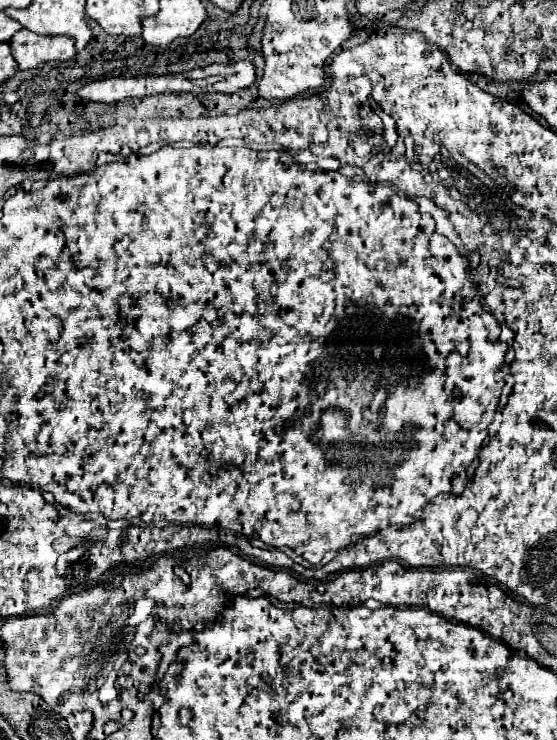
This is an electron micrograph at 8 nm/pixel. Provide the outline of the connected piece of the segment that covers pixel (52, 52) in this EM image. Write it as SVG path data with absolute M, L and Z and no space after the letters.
M20 30L14 34L10 48L20 70L32 70L38 64L52 60L72 60L76 56L76 48L70 38L38 36L30 30Z

